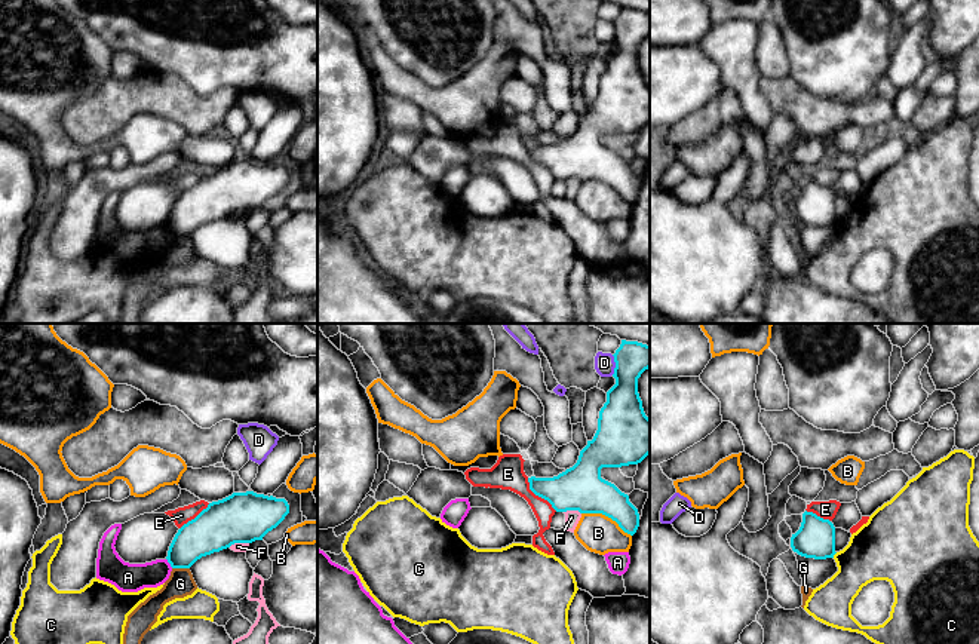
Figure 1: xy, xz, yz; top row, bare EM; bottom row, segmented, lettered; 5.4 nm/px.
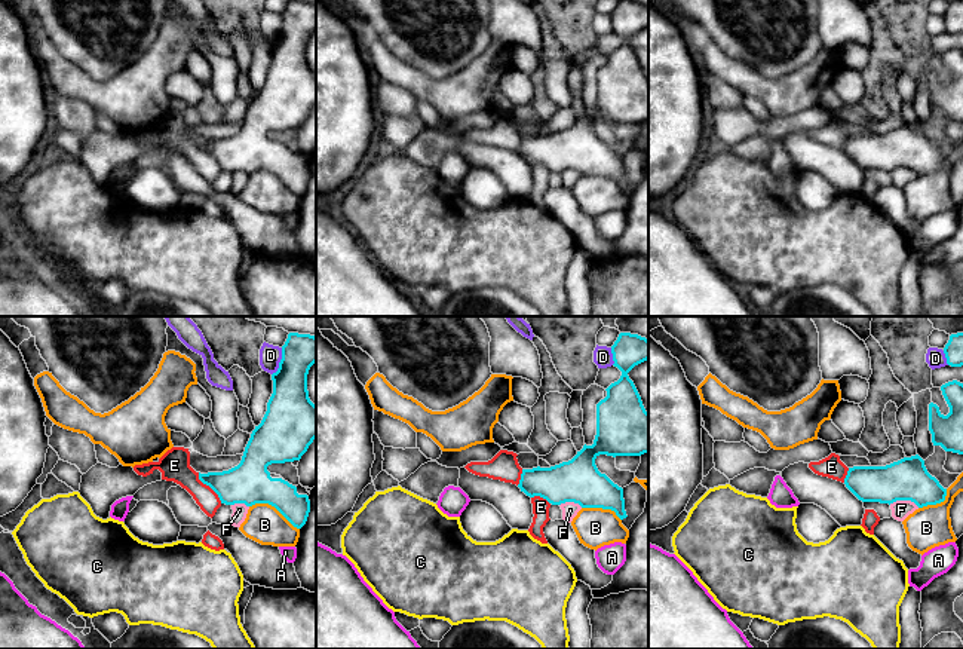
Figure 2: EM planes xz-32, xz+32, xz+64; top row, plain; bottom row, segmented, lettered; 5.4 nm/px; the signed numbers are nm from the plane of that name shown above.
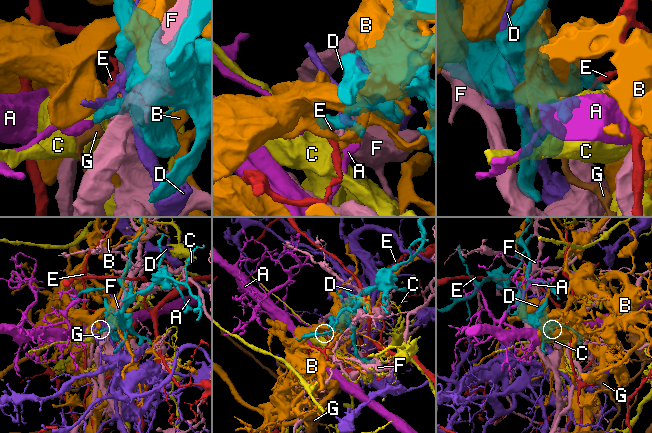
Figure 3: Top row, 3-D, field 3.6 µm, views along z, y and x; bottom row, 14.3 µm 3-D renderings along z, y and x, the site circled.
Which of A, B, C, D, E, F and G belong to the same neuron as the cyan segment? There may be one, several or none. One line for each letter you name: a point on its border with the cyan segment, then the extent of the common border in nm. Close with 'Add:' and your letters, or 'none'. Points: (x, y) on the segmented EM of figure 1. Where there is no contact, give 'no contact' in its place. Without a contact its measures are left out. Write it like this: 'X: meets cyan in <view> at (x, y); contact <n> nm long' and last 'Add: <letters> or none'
Add: none

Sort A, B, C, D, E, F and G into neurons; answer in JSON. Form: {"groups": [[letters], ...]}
{"groups": [["A"], ["B"], ["C"], ["D"], ["E"], ["F"], ["G"]]}

